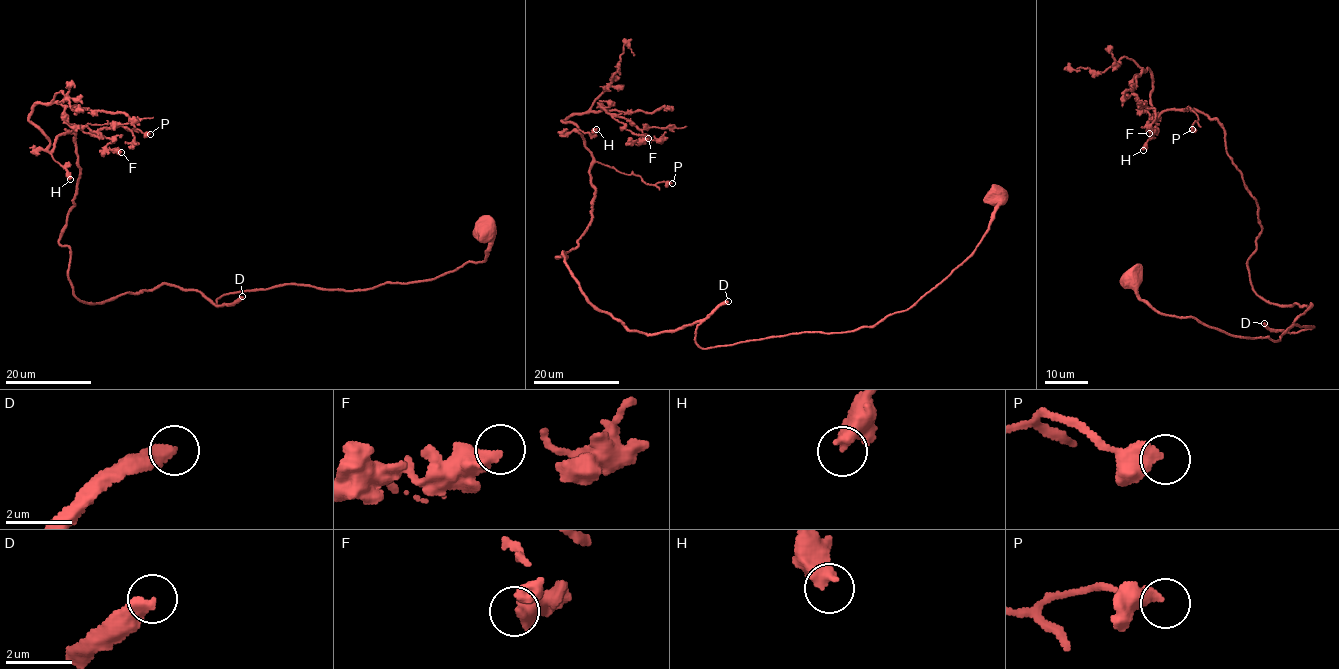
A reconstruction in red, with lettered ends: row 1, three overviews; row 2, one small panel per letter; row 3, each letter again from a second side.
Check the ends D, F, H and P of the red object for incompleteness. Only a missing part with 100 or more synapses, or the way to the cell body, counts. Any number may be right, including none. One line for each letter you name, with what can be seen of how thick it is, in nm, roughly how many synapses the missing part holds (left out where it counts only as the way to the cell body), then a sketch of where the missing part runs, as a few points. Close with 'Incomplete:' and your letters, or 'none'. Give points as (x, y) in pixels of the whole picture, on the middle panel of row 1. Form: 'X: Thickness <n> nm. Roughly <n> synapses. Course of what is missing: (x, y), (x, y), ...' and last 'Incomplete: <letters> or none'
D: Thickness 400 nm. Roughly 250 synapses. Course of what is missing: (728, 301), (757, 300), (788, 283), (782, 152), (830, 90), (854, 42)
Incomplete: D

